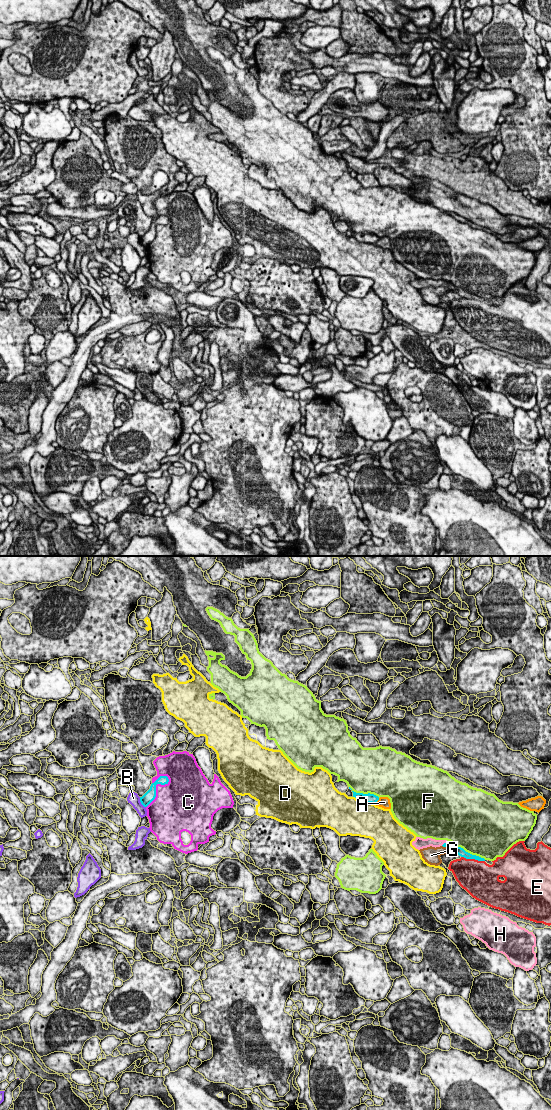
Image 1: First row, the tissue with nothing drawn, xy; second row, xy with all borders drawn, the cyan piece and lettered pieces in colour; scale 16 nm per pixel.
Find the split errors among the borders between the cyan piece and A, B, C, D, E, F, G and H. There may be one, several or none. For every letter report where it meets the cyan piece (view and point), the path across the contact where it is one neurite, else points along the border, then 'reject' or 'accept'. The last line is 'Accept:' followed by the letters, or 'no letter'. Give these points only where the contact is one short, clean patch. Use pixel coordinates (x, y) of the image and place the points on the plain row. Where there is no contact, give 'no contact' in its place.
A: contact xy (376, 241); reject
B: contact xy (140, 241); border xy (139, 237), (139, 241), (145, 247); reject
C: contact xy (155, 227); reject
D: contact xy (364, 242); reject
E: contact xy (473, 298); reject
F: contact xy (364, 234); reject
G: contact xy (456, 289); border xy (456, 287), (454, 291); reject
H: contact xy (444, 283); reject
Accept: no letter

